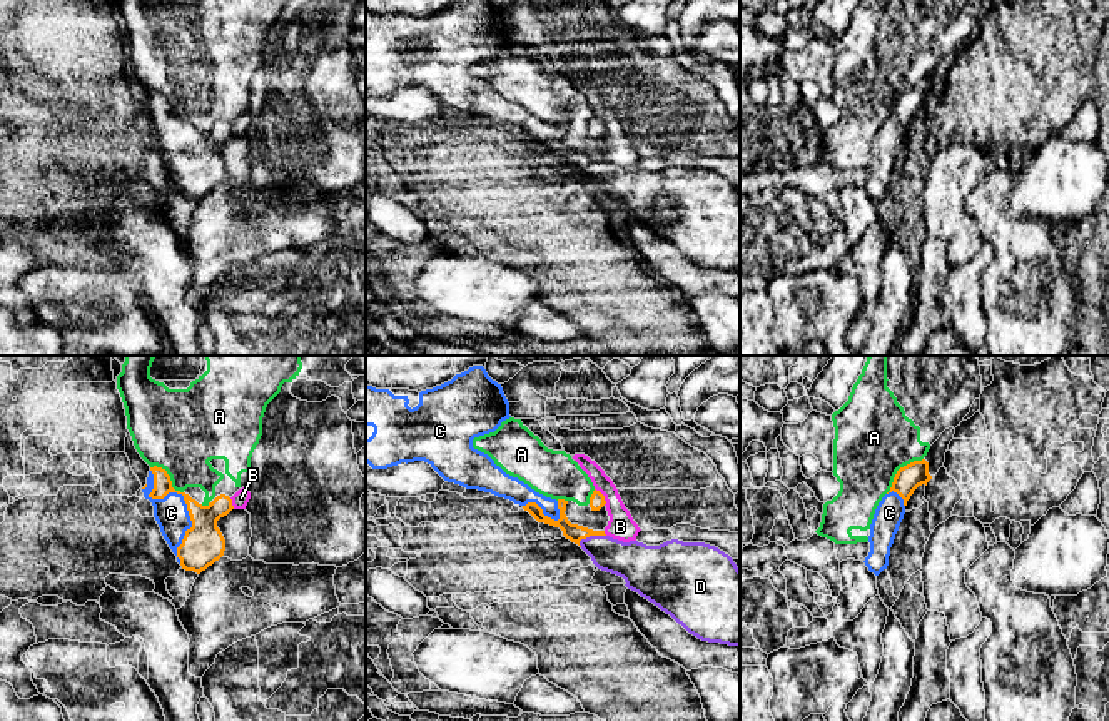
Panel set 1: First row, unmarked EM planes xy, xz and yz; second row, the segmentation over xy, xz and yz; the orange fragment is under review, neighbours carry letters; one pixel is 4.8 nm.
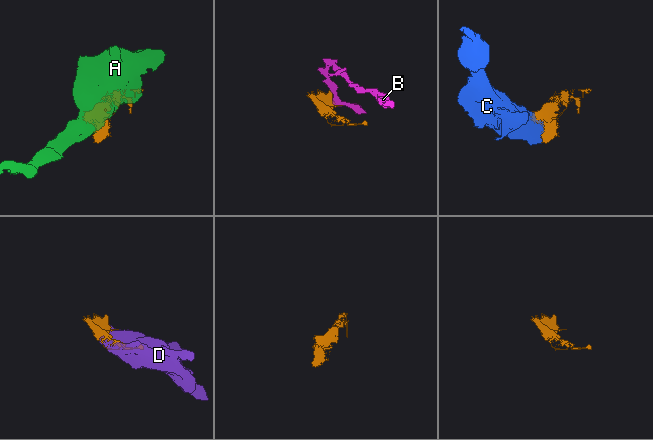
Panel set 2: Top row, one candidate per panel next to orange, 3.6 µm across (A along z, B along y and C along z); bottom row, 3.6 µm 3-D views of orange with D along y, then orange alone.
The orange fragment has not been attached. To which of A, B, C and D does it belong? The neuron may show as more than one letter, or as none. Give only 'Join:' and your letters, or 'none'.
Join: C, D

